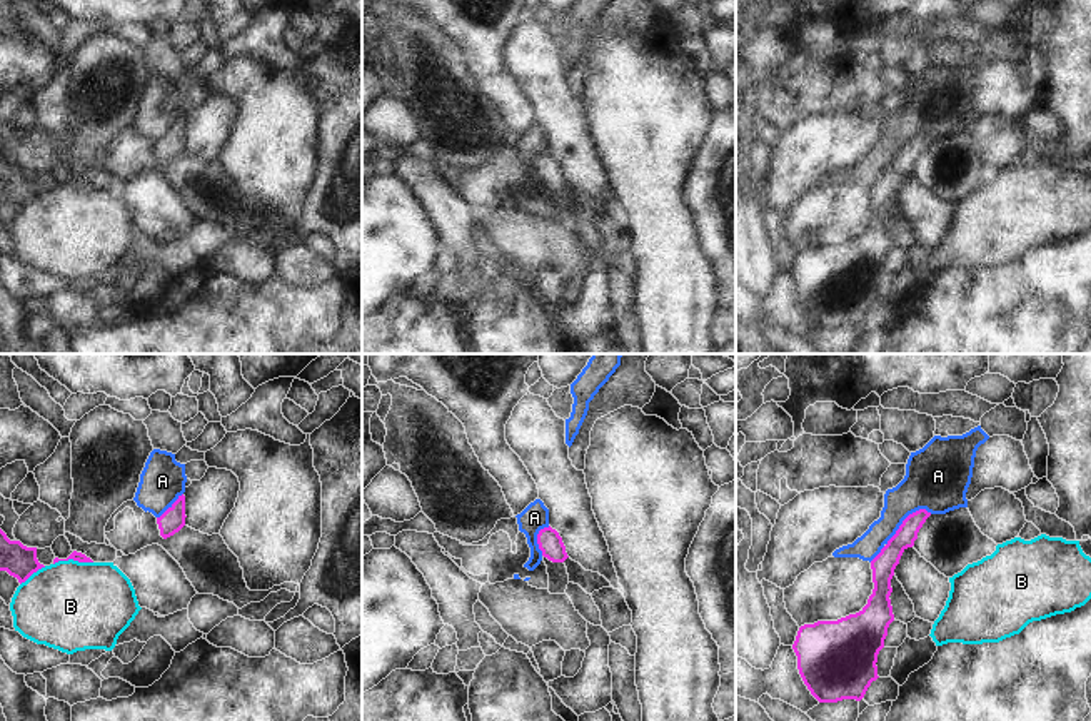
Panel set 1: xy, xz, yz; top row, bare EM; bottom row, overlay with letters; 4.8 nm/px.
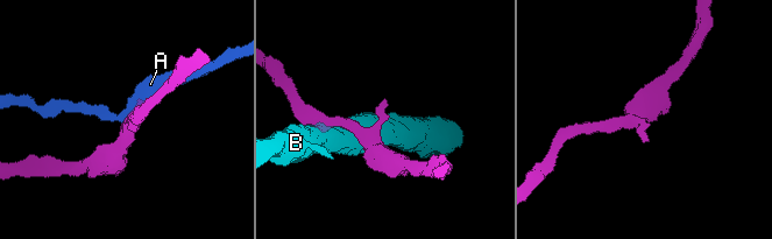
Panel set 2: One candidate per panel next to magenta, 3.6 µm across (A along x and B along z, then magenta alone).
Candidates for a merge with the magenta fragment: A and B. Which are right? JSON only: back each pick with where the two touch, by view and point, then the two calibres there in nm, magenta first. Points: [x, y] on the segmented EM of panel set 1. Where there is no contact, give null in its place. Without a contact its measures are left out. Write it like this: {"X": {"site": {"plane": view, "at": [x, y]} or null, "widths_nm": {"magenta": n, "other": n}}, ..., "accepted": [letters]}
{"accepted": []}

